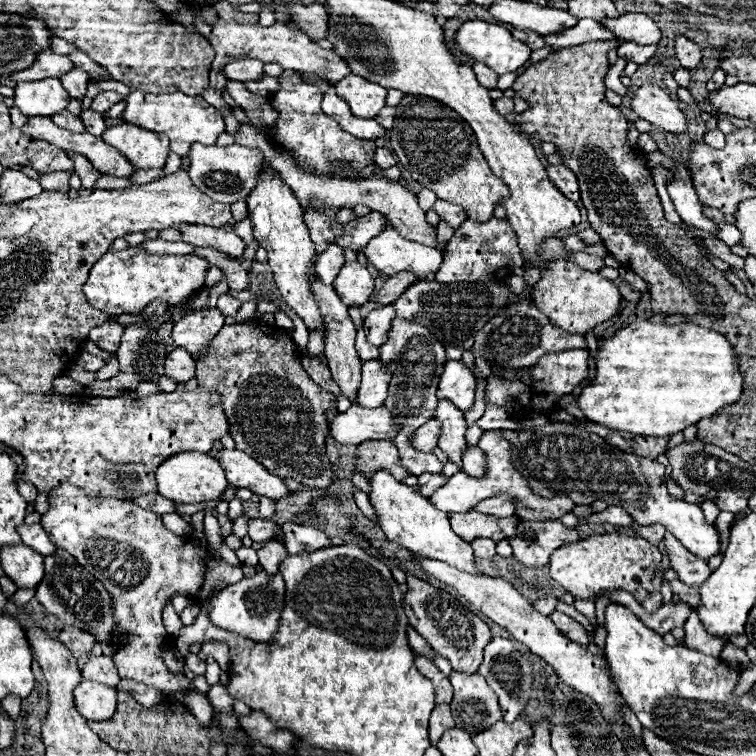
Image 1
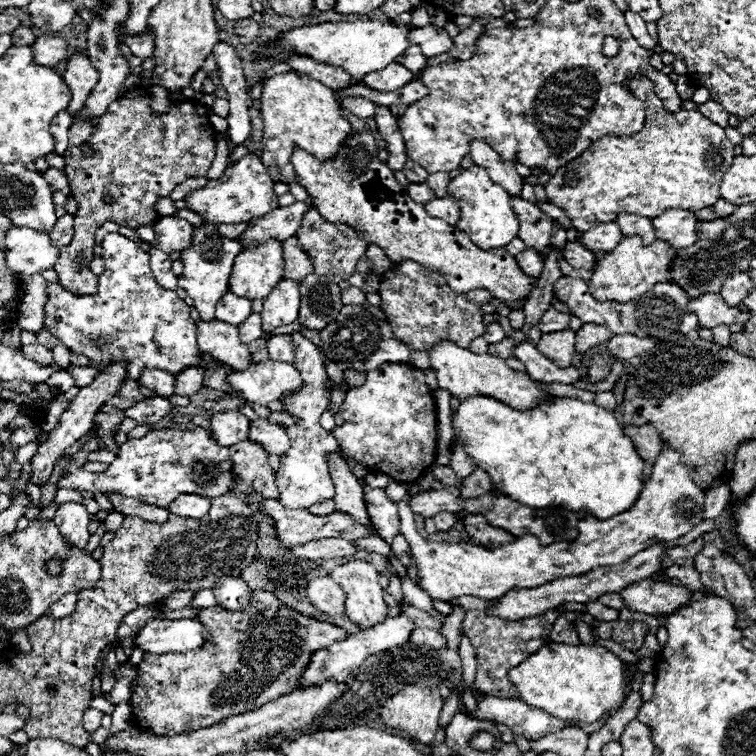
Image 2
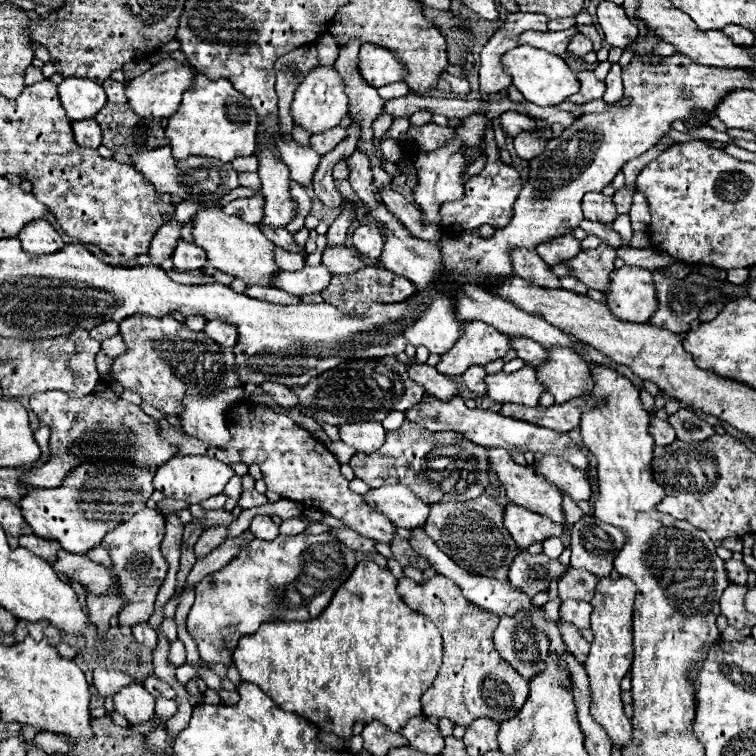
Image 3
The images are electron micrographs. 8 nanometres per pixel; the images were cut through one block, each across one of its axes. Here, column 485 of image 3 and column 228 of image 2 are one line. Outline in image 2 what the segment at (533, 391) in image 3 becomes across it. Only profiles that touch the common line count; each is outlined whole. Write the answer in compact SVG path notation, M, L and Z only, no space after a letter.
M264 360L252 364L246 372L234 372L228 378L228 382L248 402L256 402L264 406L284 398L290 392L296 392L304 384L294 364L278 362L278 360Z

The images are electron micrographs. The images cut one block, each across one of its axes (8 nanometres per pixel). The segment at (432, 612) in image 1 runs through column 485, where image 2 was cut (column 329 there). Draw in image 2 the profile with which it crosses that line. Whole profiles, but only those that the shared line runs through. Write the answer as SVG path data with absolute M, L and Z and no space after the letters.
M254 590L250 604L238 612L230 612L218 604L212 608L202 608L198 620L202 620L202 626L212 636L202 648L184 654L146 654L142 664L138 664L138 686L132 690L130 706L140 730L146 730L154 736L176 736L218 724L218 720L224 720L226 716L250 712L250 708L260 708L262 704L298 688L298 678L310 662L310 652L328 648L328 644L346 640L346 636L350 636L336 624L320 622L288 608L268 590Z

